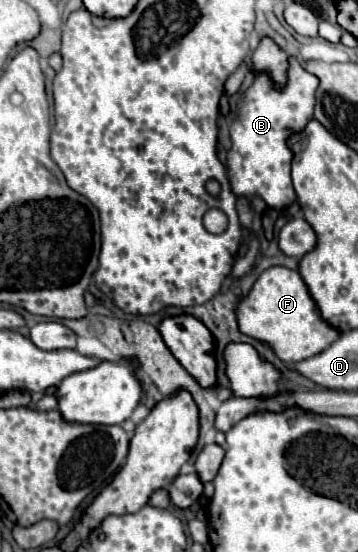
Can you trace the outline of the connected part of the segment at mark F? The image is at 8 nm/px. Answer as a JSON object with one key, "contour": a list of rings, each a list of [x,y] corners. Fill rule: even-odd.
{"contour":[[[269,267],[259,275],[253,289],[237,307],[237,321],[241,333],[267,341],[279,359],[285,363],[297,363],[315,353],[321,353],[331,345],[341,333],[337,327],[329,325],[317,309],[315,299],[311,297],[301,273],[287,267]]]}

